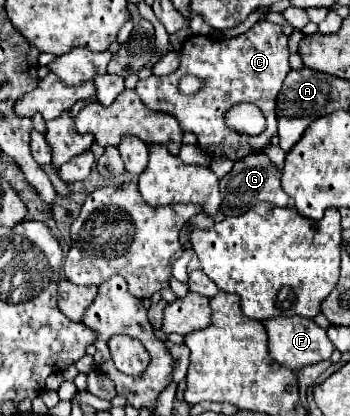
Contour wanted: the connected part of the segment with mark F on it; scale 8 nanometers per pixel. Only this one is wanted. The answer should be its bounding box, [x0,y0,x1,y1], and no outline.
[264,316,334,370]

